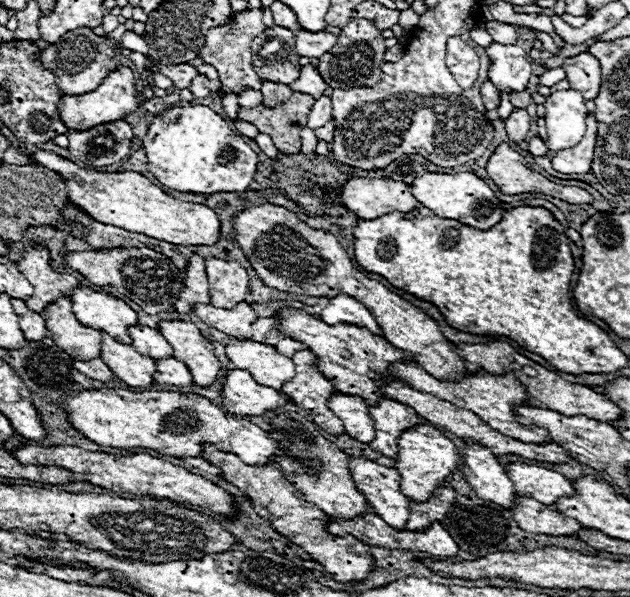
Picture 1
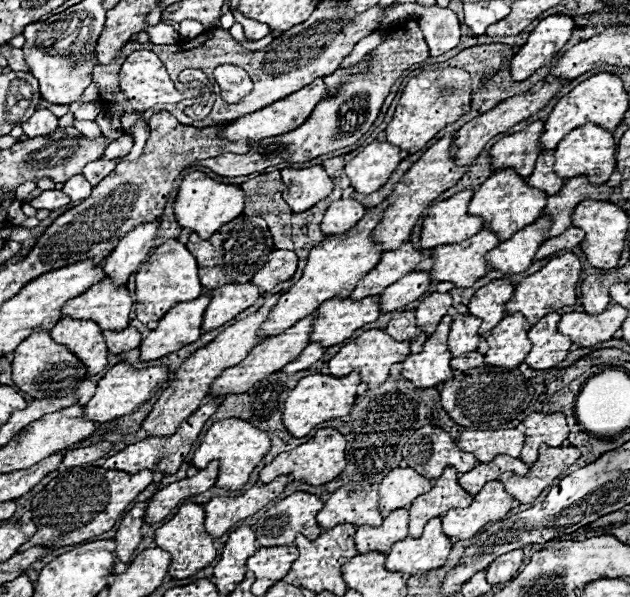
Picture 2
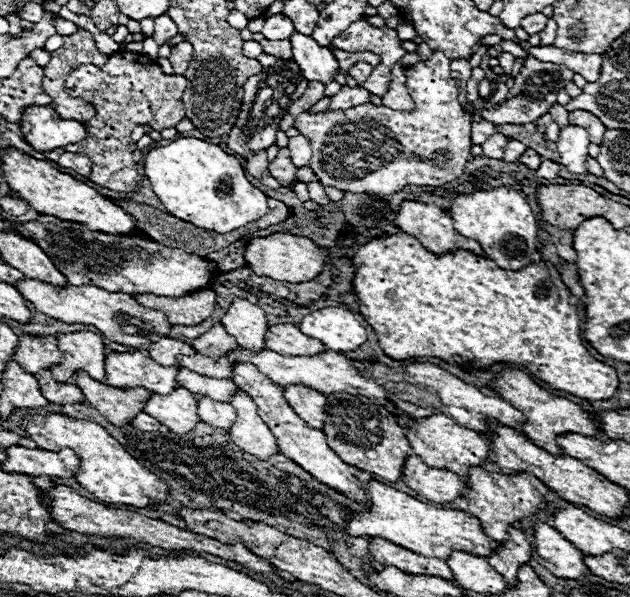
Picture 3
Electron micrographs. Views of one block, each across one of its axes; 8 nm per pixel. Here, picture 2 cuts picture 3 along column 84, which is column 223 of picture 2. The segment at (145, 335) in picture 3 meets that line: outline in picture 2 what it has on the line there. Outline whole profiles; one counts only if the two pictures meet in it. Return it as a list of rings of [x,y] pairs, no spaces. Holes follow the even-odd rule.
[[[246,282],[246,284],[230,284],[212,290],[212,300],[204,312],[202,332],[210,332],[220,328],[222,324],[230,322],[234,316],[250,308],[260,298],[260,290]]]

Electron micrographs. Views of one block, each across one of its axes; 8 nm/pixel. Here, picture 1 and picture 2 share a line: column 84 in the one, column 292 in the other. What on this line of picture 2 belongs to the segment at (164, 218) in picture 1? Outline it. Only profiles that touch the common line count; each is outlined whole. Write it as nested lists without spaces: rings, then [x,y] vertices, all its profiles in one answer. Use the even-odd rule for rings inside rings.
[[[322,166],[302,170],[284,168],[282,180],[286,184],[284,200],[296,214],[310,210],[332,192],[332,182]]]

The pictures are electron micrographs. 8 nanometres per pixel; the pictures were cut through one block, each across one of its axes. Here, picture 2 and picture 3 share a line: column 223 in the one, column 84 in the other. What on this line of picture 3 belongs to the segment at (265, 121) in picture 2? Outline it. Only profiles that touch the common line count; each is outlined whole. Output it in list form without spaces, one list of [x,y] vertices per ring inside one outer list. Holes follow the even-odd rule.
[[[52,106],[24,108],[20,120],[26,142],[38,152],[50,152],[84,140],[88,134],[82,122],[62,120]]]

